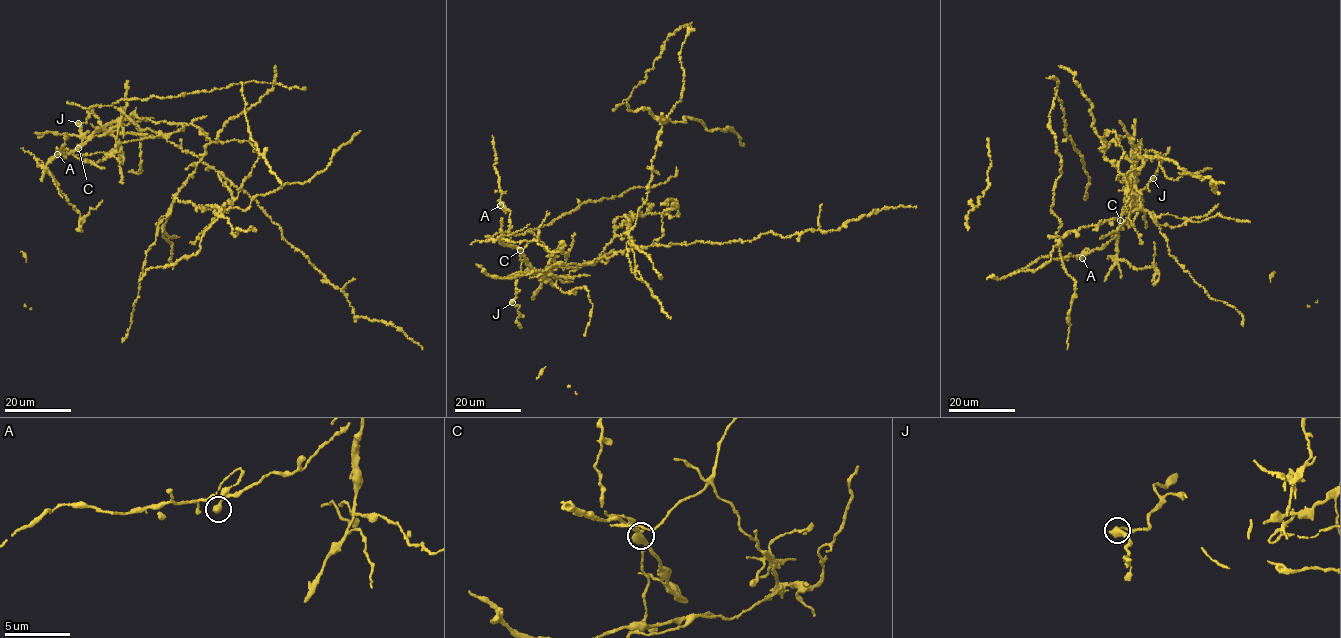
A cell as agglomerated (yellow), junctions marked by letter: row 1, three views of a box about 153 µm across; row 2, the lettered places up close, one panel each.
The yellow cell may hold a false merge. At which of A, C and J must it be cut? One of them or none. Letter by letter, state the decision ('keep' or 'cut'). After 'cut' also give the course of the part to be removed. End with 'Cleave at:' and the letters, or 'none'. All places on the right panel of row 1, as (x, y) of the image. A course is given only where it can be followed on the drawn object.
A: keep
C: cut | (1121, 220), (1139, 146), (1120, 136), (1101, 150), (1140, 208), (1060, 239), (1056, 232), (1055, 88)
J: keep
Cleave at: C

